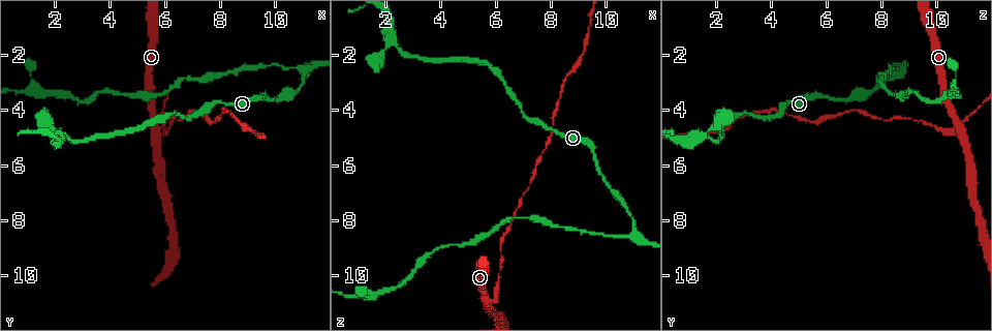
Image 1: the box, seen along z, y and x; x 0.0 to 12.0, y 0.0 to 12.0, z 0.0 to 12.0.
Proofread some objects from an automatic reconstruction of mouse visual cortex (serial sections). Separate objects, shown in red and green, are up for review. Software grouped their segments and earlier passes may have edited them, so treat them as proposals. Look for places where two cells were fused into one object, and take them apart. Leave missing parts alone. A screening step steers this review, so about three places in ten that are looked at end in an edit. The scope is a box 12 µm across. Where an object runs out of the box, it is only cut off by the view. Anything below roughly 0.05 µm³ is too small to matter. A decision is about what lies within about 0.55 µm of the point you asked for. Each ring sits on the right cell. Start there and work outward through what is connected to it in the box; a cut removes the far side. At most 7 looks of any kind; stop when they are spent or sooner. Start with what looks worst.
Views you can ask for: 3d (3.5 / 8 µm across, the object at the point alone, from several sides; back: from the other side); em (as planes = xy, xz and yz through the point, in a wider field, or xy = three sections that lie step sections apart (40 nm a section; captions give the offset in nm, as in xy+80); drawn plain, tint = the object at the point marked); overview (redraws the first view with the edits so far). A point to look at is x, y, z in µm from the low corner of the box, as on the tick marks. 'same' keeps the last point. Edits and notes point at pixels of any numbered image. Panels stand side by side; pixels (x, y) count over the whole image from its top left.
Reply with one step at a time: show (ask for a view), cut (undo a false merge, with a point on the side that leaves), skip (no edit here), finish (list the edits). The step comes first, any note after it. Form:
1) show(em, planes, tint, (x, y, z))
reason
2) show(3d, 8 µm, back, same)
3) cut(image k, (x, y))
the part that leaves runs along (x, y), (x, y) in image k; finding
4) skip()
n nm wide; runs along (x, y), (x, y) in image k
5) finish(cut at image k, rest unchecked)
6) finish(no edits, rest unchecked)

show(3d, 3.5 µm, (2.3, 4.9, 1.5))
thick turns thin

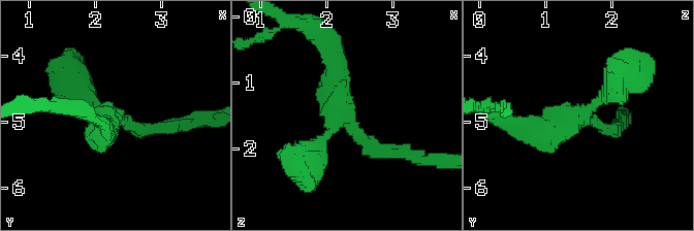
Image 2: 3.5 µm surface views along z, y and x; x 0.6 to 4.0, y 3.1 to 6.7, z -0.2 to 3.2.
show(em, planes, tint, (2.20, 4.95, 1.45))
now the EM

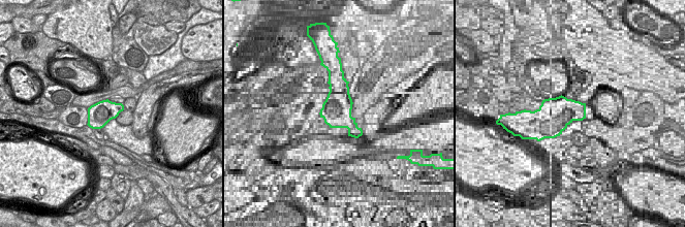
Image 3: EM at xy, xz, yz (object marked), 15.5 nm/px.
show(em, xy, step 3, tint, same)
cut it another way

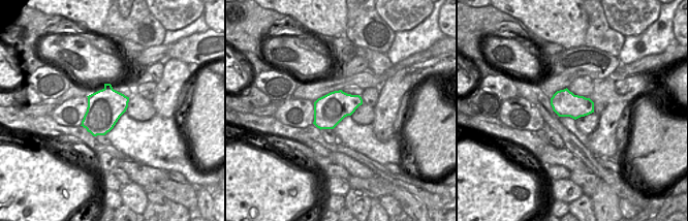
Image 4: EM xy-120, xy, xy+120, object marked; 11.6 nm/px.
skip()
360 nm wide; runs along (161, 126), (133, 129), (75, 81) in image 2; all the same cell

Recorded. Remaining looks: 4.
show(em, xy, step 3, tint, (11.0, 2.6, 8.6))
calibre changes

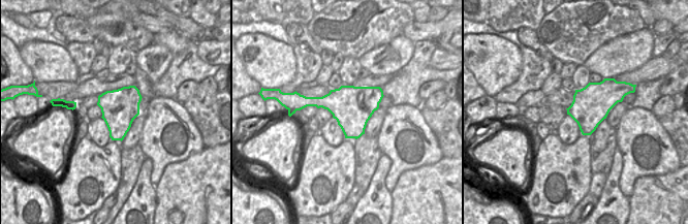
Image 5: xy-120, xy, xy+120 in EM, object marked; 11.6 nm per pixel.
show(3d, 3.5 µm, back, same)

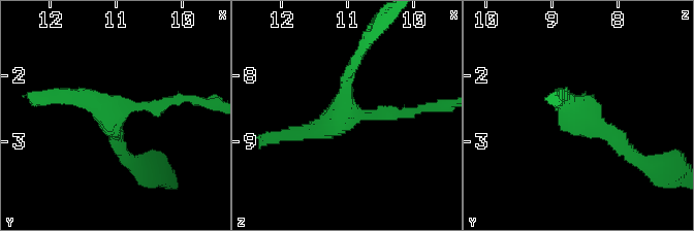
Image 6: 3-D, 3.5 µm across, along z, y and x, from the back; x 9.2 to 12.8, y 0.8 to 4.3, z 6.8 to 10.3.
skip()
runs along (124, 157), (114, 112), (181, 97) in image 6; one cell here

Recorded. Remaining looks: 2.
finish(no edits, rest unchecked)

